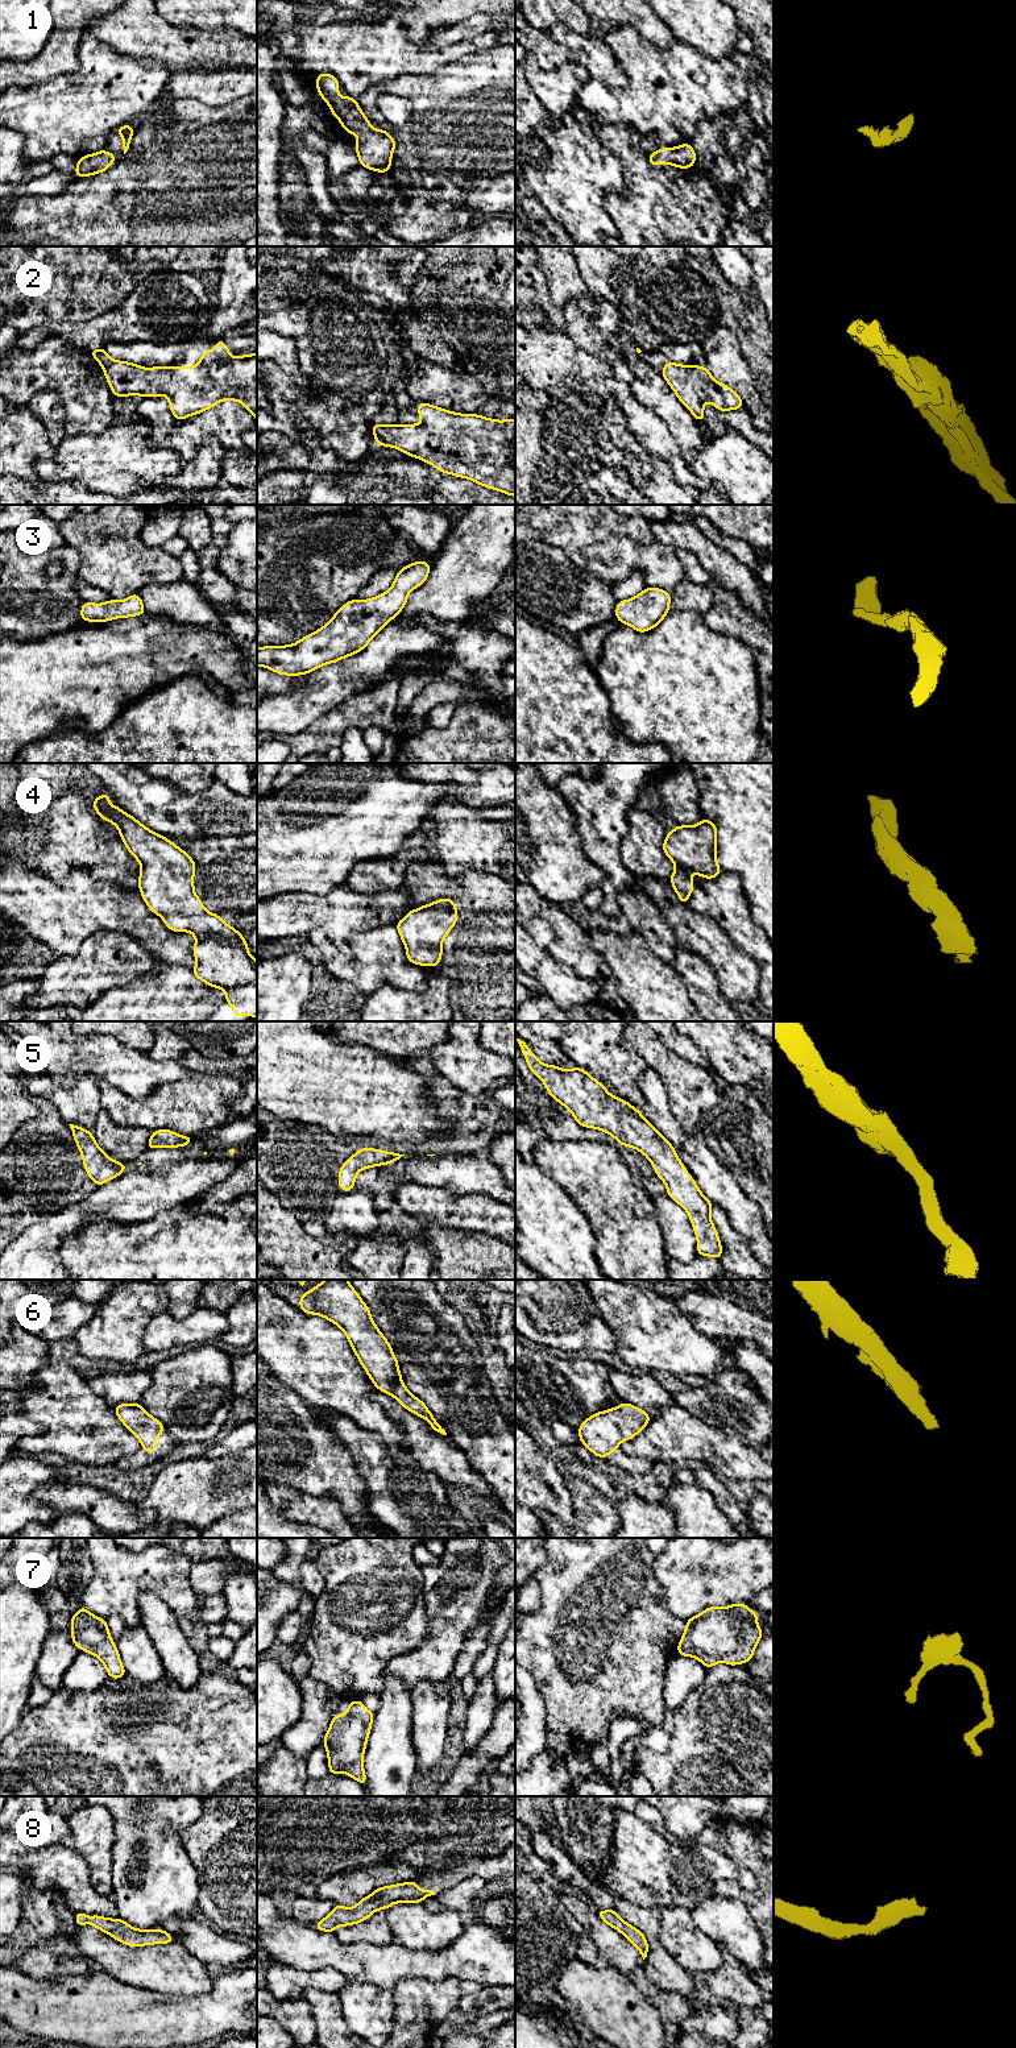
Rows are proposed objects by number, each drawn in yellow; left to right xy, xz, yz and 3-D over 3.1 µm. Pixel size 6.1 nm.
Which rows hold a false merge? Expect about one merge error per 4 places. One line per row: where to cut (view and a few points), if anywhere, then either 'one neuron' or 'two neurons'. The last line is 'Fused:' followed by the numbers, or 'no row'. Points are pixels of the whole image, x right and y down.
1: no cut; one neuron
2: no cut; one neuron
3: no cut; one neuron
4: no cut; one neuron
5: no cut; one neuron
6: no cut; one neuron
7: no cut; one neuron
8: no cut; one neuron
Fused: no row

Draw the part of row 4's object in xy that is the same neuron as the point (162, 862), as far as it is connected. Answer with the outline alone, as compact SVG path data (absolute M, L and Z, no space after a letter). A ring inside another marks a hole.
M105 792L92 805L115 824L128 851L140 862L138 888L170 930L195 936L192 974L225 991L235 1016L257 1017L257 961L241 933L208 912L194 890L195 861L175 843L112 805Z

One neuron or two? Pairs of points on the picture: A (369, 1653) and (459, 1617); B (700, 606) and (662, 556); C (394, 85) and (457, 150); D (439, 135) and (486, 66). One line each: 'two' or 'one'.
A: two
B: two
C: one
D: one

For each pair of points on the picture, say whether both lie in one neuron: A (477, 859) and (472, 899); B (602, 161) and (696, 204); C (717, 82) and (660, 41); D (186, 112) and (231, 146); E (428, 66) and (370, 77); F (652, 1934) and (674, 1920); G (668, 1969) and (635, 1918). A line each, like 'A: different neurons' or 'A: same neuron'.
A: different neurons
B: different neurons
C: different neurons
D: same neuron
E: same neuron
F: different neurons
G: same neuron

